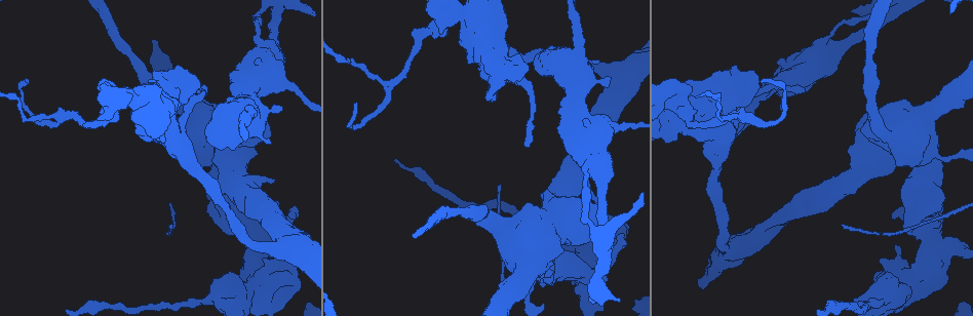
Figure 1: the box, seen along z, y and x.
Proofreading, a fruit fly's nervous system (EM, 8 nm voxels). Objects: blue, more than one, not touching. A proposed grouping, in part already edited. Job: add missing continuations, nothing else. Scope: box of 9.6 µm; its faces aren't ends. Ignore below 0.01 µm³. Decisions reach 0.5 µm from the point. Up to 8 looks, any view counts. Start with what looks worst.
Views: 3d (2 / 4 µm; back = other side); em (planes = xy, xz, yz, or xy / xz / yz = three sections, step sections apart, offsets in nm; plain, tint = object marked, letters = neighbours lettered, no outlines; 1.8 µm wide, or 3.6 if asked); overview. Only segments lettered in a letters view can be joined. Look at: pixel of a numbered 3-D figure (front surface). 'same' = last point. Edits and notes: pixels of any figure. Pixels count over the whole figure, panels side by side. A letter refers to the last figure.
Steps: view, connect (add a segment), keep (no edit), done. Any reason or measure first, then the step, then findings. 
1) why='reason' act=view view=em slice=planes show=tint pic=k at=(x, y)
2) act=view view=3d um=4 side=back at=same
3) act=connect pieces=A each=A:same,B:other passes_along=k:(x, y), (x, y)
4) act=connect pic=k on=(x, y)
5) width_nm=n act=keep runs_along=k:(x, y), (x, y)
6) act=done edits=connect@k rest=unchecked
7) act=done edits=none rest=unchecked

why='calibre changes' act=view view=em um=3.6 slice=xz step=4 show=letters pic=1 at=(922, 179)

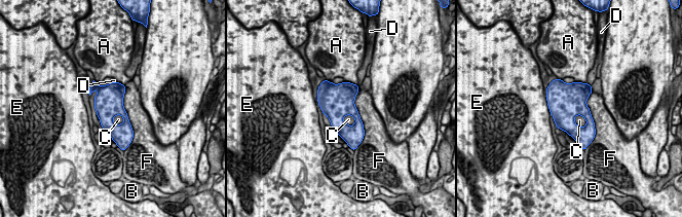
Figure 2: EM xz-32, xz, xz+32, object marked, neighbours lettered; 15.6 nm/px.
act=keep each=A:other,B:other,C:other,D:other,E:other,F:other border=2:(575, 115), (574, 121), (584, 127) found='no lettered segment goes on from it'

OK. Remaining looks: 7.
why='thick turns thin' act=view view=3d um=4 side=back pic=1 at=(579, 53)

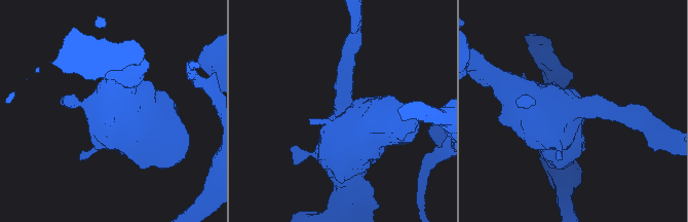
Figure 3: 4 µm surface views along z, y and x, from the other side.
act=view view=em slice=xy step=8 show=letters pic=3 at=(344, 107)

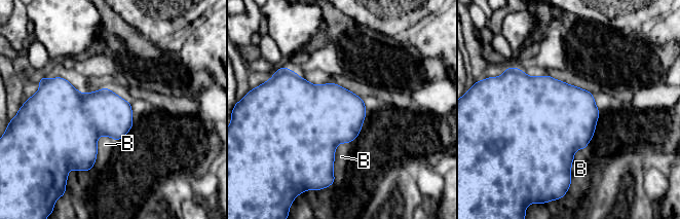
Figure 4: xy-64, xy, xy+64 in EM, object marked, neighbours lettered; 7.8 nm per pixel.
act=keep each=B:other border=4:(114, 139), (98, 138), (95, 160) found='no lettered segment goes on from it'

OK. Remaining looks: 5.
why='sudden change in width' act=view view=em slice=planes show=letters pic=1 at=(606, 234)

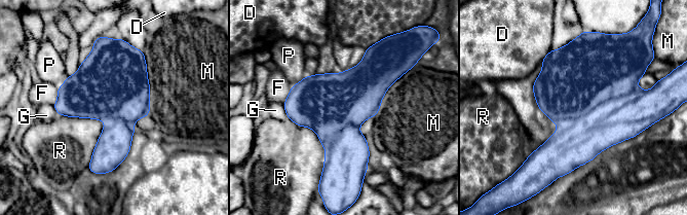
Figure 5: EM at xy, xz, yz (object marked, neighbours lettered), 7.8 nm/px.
longest_contact=M:500nm act=keep each=D:other,F:other,G:other,M:other,P:other,R:other border=5:(56, 113), (105, 123), (87, 168) found='none of them fits'

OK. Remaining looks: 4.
act=done edits=none rest=unchecked

